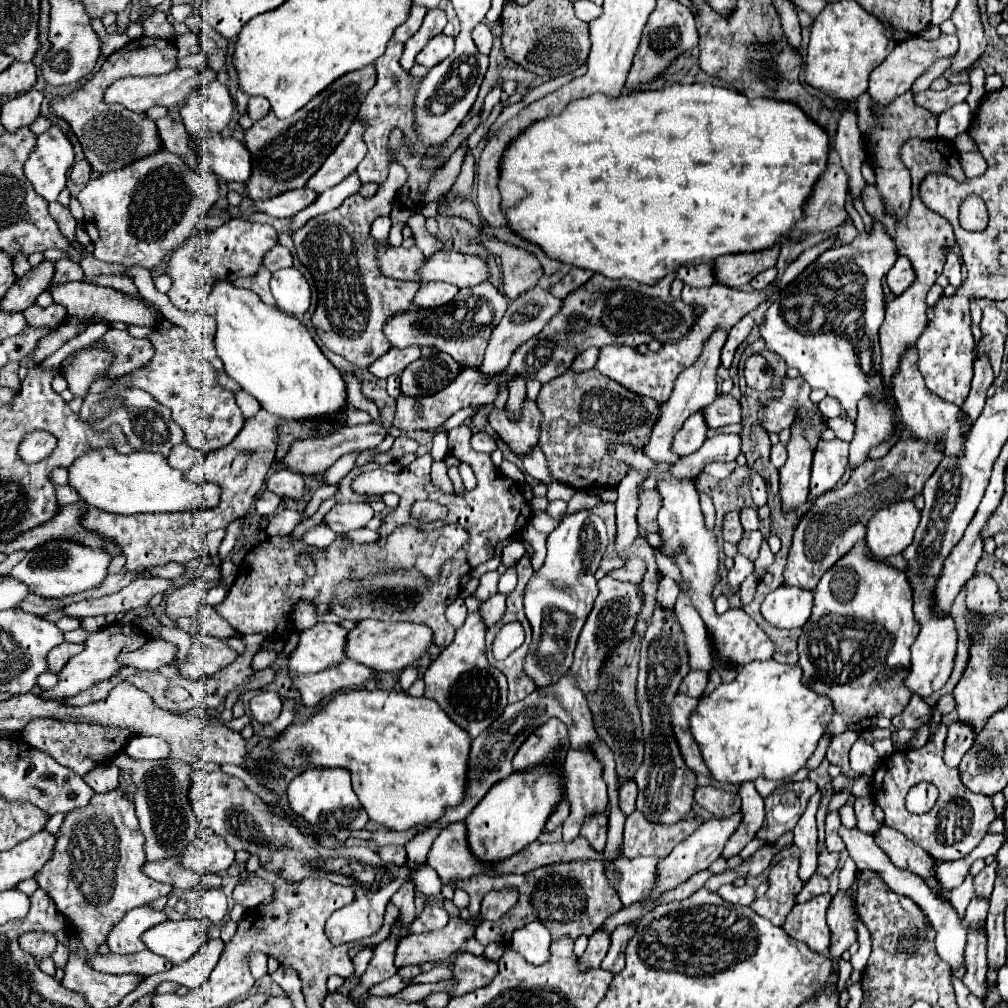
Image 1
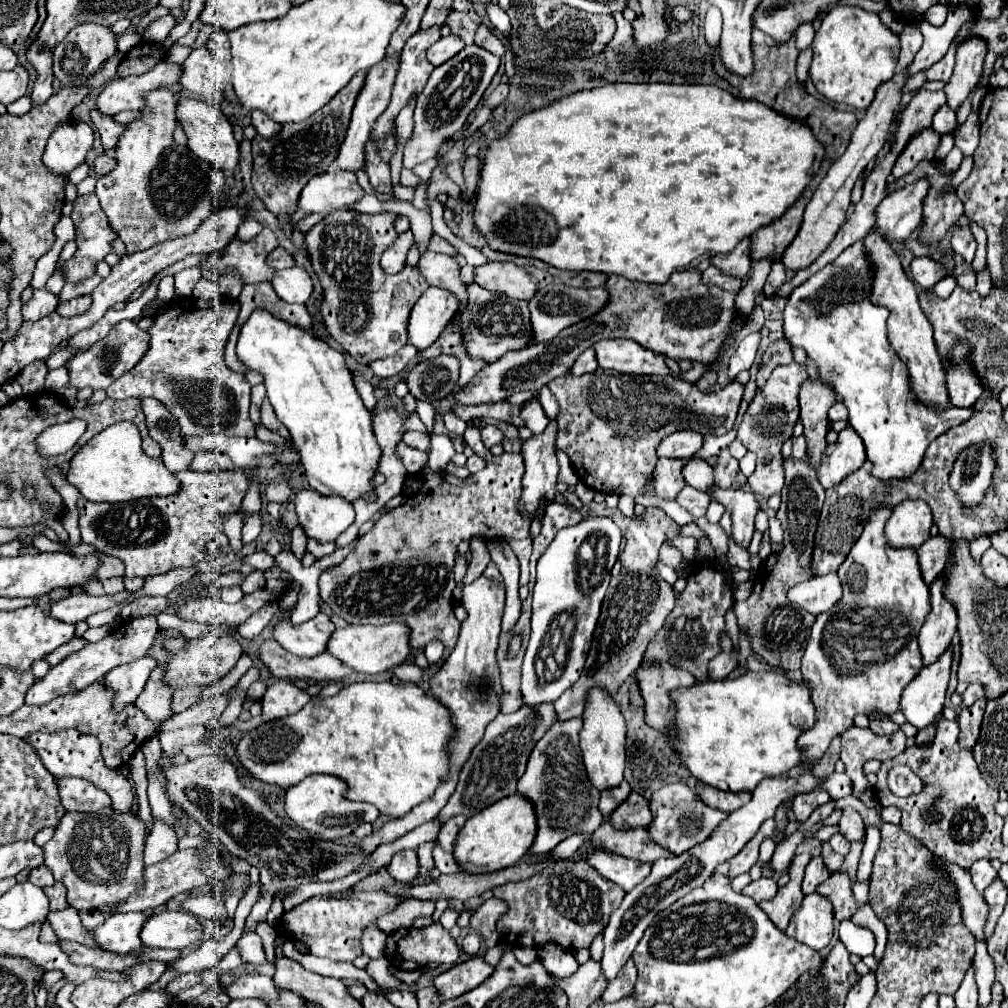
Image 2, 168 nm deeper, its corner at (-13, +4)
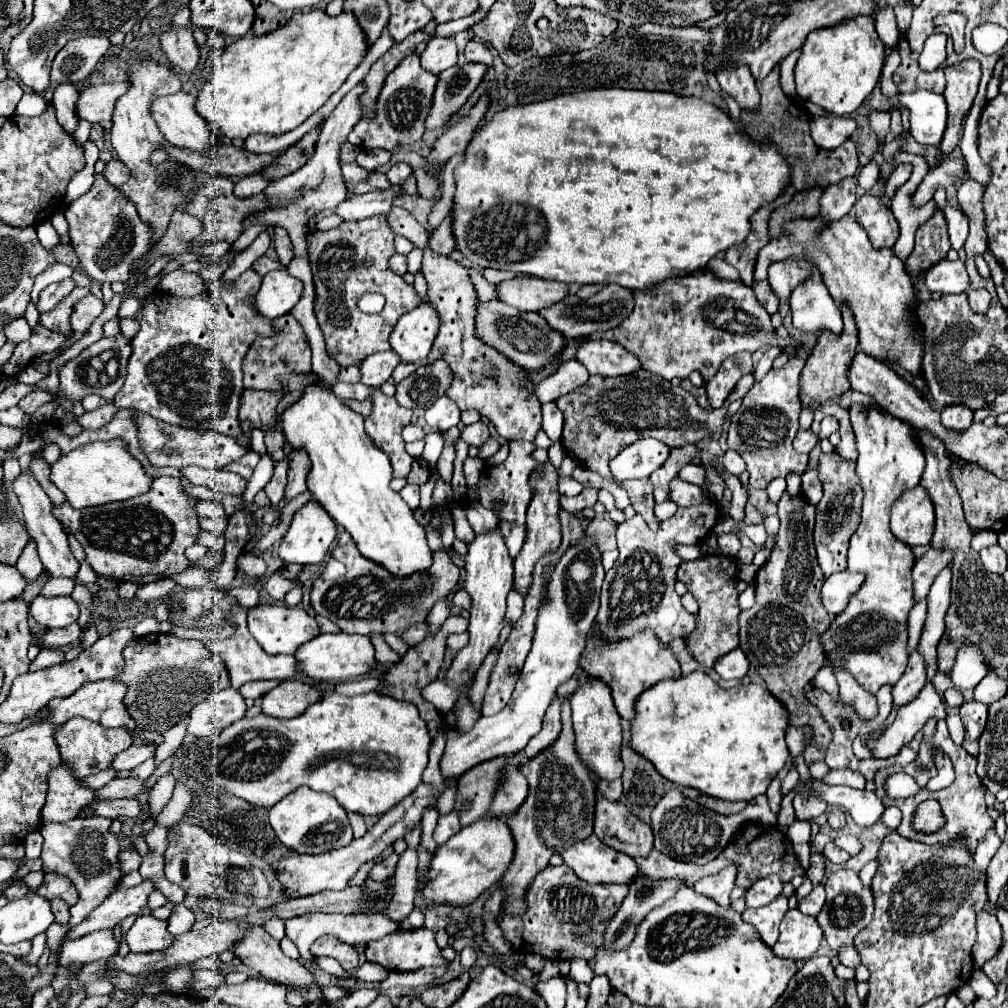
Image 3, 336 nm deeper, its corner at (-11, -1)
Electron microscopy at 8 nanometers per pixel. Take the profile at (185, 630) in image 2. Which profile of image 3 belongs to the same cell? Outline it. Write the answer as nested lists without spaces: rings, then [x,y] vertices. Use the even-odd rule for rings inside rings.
[[[246,583],[240,585],[240,587],[234,587],[228,591],[230,597],[236,599],[236,605],[240,607],[240,615],[236,617],[234,615],[234,623],[224,623],[220,627],[210,627],[210,629],[184,629],[184,627],[172,627],[170,633],[174,637],[180,637],[180,639],[196,639],[196,641],[202,641],[206,645],[206,649],[212,651],[212,655],[216,655],[218,659],[224,661],[226,669],[228,669],[228,677],[230,677],[230,683],[234,689],[238,689],[240,685],[244,685],[246,681],[256,681],[256,679],[294,679],[298,677],[298,671],[296,671],[296,659],[292,655],[268,655],[264,653],[264,649],[254,641],[254,637],[248,633],[246,629],[246,609],[258,605],[260,602],[260,595],[256,593],[254,587],[248,587]]]

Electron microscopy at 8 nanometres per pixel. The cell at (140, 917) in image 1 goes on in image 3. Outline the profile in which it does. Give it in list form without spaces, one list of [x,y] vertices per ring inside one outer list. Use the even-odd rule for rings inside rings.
[[[104,929],[104,931],[96,931],[92,935],[80,937],[76,941],[68,941],[58,949],[58,965],[64,969],[70,967],[78,967],[92,963],[100,957],[108,957],[114,955],[118,951],[118,945],[114,941],[112,931]]]

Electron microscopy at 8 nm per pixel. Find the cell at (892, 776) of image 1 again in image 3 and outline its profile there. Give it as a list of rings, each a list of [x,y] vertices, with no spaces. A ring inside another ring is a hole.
[[[938,721],[934,737],[922,739],[916,761],[914,761],[914,763],[908,763],[906,767],[902,767],[902,771],[908,773],[908,775],[912,775],[912,777],[916,779],[918,787],[920,787],[920,793],[914,795],[914,797],[910,797],[910,799],[890,799],[890,797],[886,795],[886,791],[884,791],[884,781],[888,779],[890,769],[882,769],[882,771],[876,775],[876,779],[874,779],[874,781],[876,781],[876,795],[884,799],[884,805],[886,805],[886,807],[888,807],[888,805],[896,805],[896,807],[902,809],[904,819],[902,819],[902,823],[900,823],[900,827],[898,827],[898,833],[900,833],[900,835],[904,835],[904,837],[908,837],[908,839],[914,839],[914,841],[922,841],[922,843],[950,843],[950,841],[954,841],[954,839],[960,839],[960,841],[964,841],[964,843],[970,847],[970,851],[974,851],[974,847],[984,839],[986,831],[990,831],[990,829],[994,827],[994,821],[990,819],[990,815],[988,815],[988,811],[986,811],[986,805],[984,805],[982,783],[980,783],[978,775],[976,775],[976,759],[974,759],[972,755],[968,755],[964,747],[958,747],[958,745],[952,743],[952,739],[950,739],[950,735],[948,735],[946,721]],[[932,745],[940,745],[940,747],[944,749],[944,753],[952,759],[954,771],[956,771],[954,783],[952,783],[950,787],[940,789],[940,791],[934,791],[934,793],[926,789],[926,779],[930,777],[930,773],[928,773],[928,771],[926,771],[926,773],[918,771],[918,765],[924,765],[926,769],[934,769],[934,763],[932,763],[932,757],[934,757]],[[926,799],[936,799],[936,801],[940,803],[942,815],[944,815],[944,819],[946,819],[944,825],[942,825],[936,833],[918,833],[918,831],[914,831],[914,827],[912,827],[914,811],[916,811],[918,805],[920,805],[922,801],[926,801]]]

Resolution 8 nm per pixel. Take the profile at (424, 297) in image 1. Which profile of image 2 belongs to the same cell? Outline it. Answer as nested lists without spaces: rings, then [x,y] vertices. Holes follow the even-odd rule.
[[[430,286],[412,308],[408,324],[410,344],[414,344],[418,350],[428,348],[456,312],[458,300],[454,300],[454,294],[446,292],[444,288]]]

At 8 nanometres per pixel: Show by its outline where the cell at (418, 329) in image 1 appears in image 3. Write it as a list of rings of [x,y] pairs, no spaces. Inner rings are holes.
[[[488,301],[480,303],[476,317],[476,331],[478,335],[492,347],[496,347],[500,353],[508,355],[514,363],[524,365],[526,369],[544,369],[546,365],[552,365],[554,359],[560,355],[560,349],[564,349],[564,337],[552,329],[540,313],[524,313],[516,307],[504,305],[502,301]]]

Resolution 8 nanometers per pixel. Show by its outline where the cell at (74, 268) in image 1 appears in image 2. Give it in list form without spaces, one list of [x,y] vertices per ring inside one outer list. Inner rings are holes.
[[[98,274],[86,278],[84,282],[78,282],[78,284],[64,284],[62,292],[60,292],[60,302],[66,302],[66,300],[72,300],[72,298],[78,298],[78,296],[84,296],[84,294],[90,294],[98,284],[102,282],[102,278]]]

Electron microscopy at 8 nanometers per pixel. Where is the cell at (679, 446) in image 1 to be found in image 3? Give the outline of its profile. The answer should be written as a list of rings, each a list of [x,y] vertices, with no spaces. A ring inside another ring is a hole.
[[[640,439],[628,445],[610,461],[610,473],[618,483],[624,483],[628,479],[650,477],[650,473],[668,459],[668,451],[670,447],[662,441]]]

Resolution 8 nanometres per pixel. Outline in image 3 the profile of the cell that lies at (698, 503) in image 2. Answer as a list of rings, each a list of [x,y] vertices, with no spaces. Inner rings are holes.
[[[664,501],[660,505],[654,505],[654,515],[656,515],[656,519],[664,521],[664,519],[670,519],[676,513],[676,509],[678,507],[672,501]]]

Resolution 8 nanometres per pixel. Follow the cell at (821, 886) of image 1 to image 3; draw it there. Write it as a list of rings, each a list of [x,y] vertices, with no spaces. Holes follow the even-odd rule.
[[[840,869],[836,873],[832,873],[826,883],[826,903],[818,915],[818,925],[824,931],[824,937],[834,953],[834,957],[838,957],[838,951],[842,945],[850,945],[854,941],[854,937],[868,927],[868,923],[872,921],[872,913],[874,913],[874,901],[872,901],[872,889],[864,887],[862,881],[858,879],[858,873],[850,871],[850,869]]]

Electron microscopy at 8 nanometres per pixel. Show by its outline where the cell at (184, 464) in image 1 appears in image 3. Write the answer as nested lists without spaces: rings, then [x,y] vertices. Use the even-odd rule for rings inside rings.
[[[218,471],[214,477],[216,485],[226,485],[224,493],[226,495],[242,495],[246,489],[246,479],[242,479],[236,473],[228,473],[228,471]]]

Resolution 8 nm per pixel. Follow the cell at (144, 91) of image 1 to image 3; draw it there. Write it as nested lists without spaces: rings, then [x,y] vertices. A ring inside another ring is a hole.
[[[102,83],[102,85],[84,87],[76,101],[78,119],[90,123],[110,121],[114,113],[114,105],[126,89],[128,89],[126,83]]]

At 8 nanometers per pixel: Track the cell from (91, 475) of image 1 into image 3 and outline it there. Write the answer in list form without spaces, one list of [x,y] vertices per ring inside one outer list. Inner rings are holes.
[[[122,441],[88,443],[70,451],[68,455],[62,455],[52,465],[50,481],[64,493],[66,501],[76,509],[138,497],[146,493],[152,483],[152,479],[144,473],[142,465],[126,451]]]

